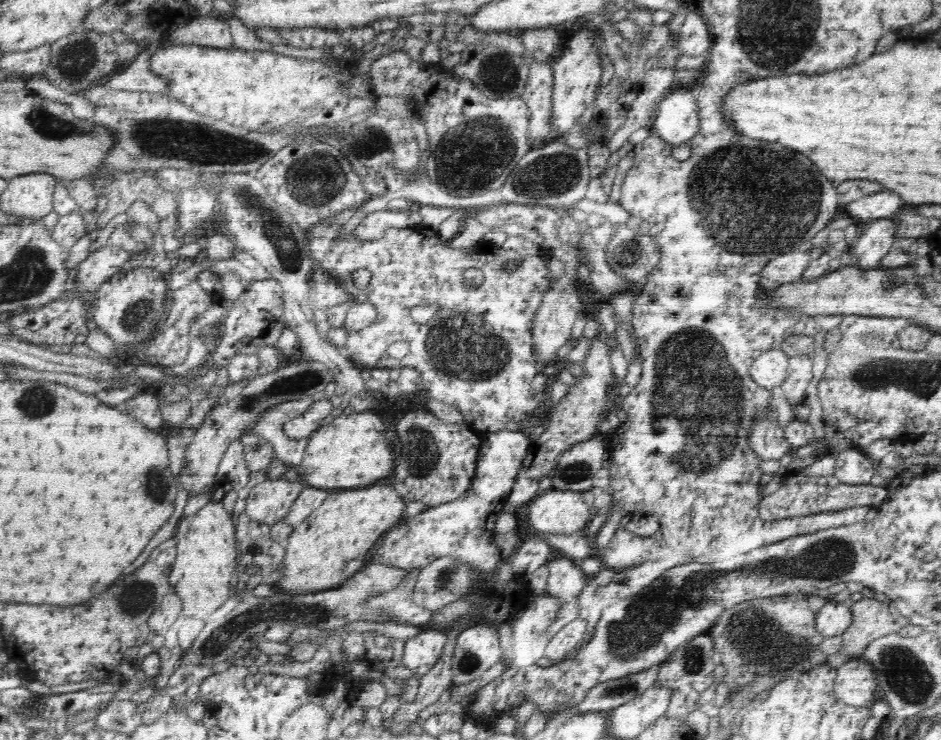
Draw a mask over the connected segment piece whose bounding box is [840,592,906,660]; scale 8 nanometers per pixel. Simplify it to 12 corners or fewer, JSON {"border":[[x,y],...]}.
{"border":[[857,592],[840,660],[860,657],[906,622],[892,602]]}

